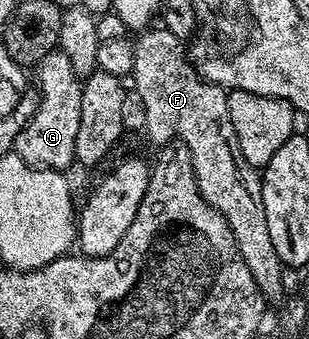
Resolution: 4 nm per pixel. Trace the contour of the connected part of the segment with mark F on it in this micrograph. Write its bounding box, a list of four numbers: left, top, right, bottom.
[130,27,284,303]

